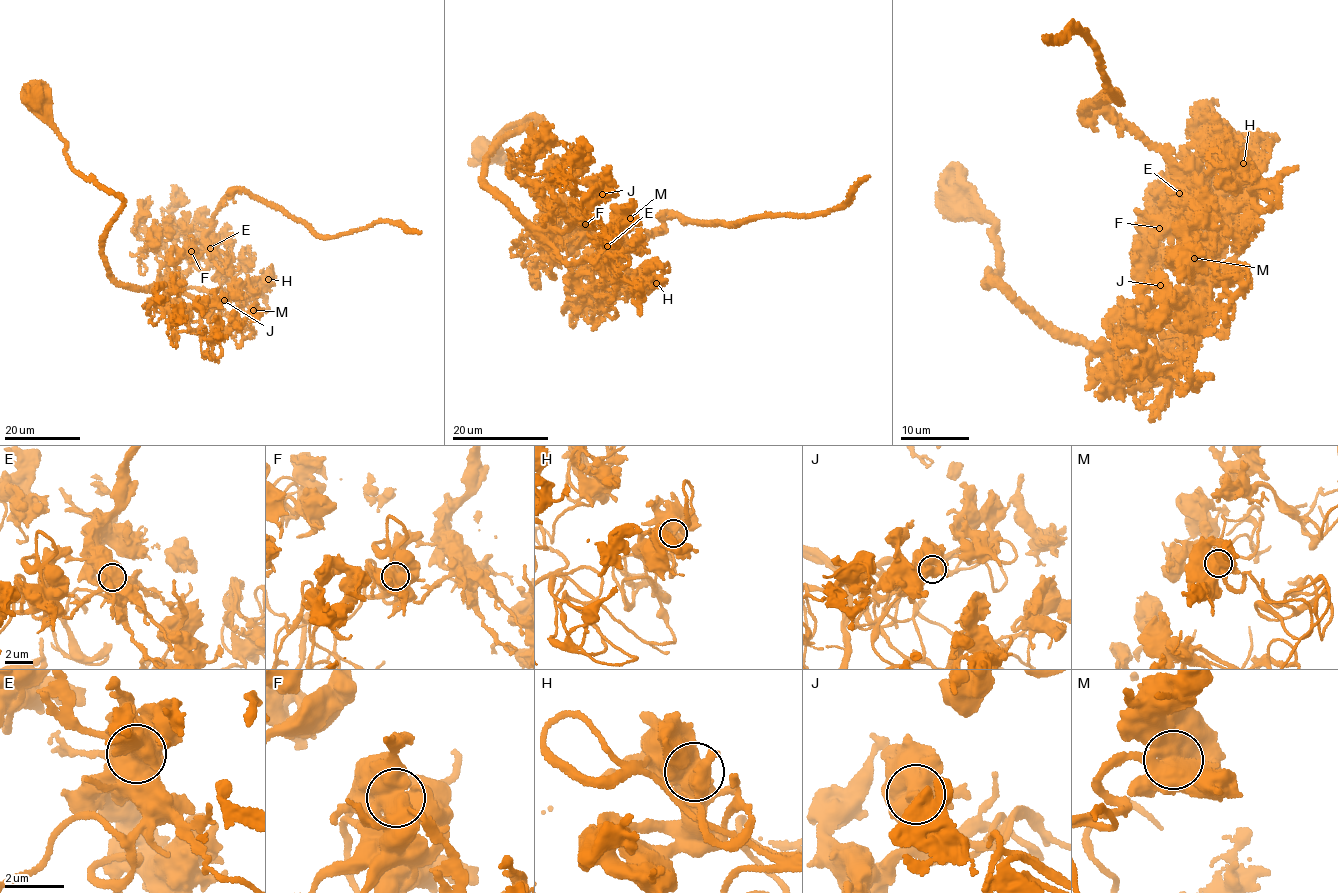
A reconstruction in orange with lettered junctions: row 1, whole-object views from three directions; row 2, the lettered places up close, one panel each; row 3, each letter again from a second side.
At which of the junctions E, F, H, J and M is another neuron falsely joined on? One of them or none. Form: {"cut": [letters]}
{"cut": ["E"]}

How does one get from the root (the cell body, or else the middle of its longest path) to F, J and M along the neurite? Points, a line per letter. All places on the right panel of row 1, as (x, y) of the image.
F: (957, 197), (993, 221), (985, 280), (1129, 355), (1186, 330), (1223, 250), (1201, 259), (1204, 241), (1159, 228)
J: (957, 197), (993, 221), (1000, 269), (985, 280), (1059, 332), (1151, 355), (1207, 284), (1185, 298), (1160, 285)
M: (957, 197), (993, 221), (985, 280), (1106, 351), (1151, 355), (1198, 285), (1230, 322), (1235, 295), (1194, 258)

